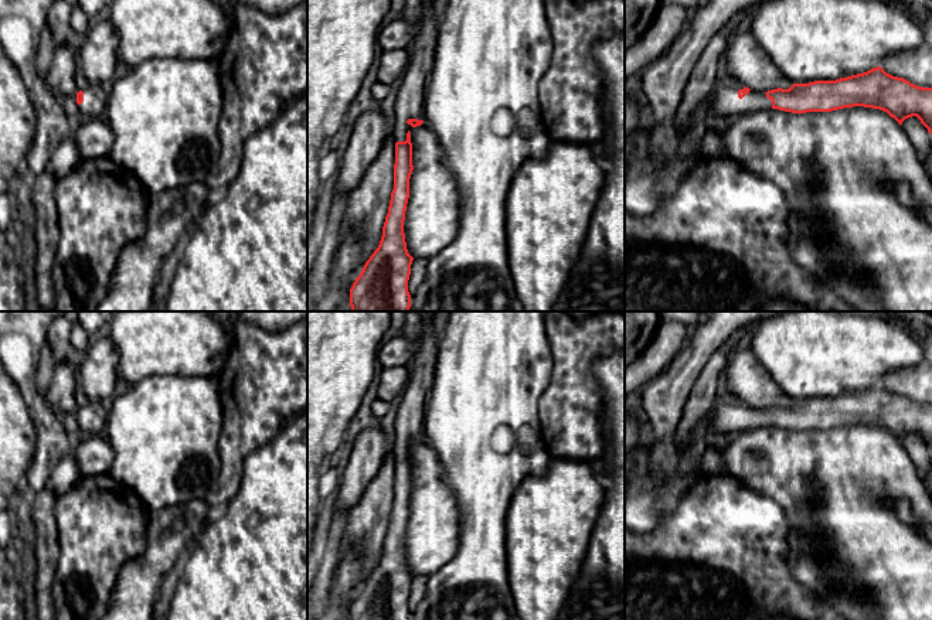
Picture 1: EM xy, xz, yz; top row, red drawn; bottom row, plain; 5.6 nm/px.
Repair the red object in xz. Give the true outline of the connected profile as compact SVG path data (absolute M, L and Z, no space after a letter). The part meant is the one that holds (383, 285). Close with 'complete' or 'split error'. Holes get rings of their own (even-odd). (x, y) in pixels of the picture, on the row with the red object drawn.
M426 0L421 1L422 11L418 21L418 31L408 48L409 62L402 75L402 84L397 91L397 102L391 113L392 125L390 134L395 140L394 190L391 193L380 245L365 262L360 276L350 289L351 311L409 311L411 307L408 280L414 258L408 253L404 234L405 211L409 198L409 178L414 170L409 130L424 123L425 88L433 67L441 21L441 18L435 16L433 4L425 7Z; split error

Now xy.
M91 84L86 89L76 92L79 117L105 117L108 95L99 84Z; split error

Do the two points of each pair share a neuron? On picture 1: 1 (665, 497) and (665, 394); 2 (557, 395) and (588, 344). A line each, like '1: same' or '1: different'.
1: same
2: same

